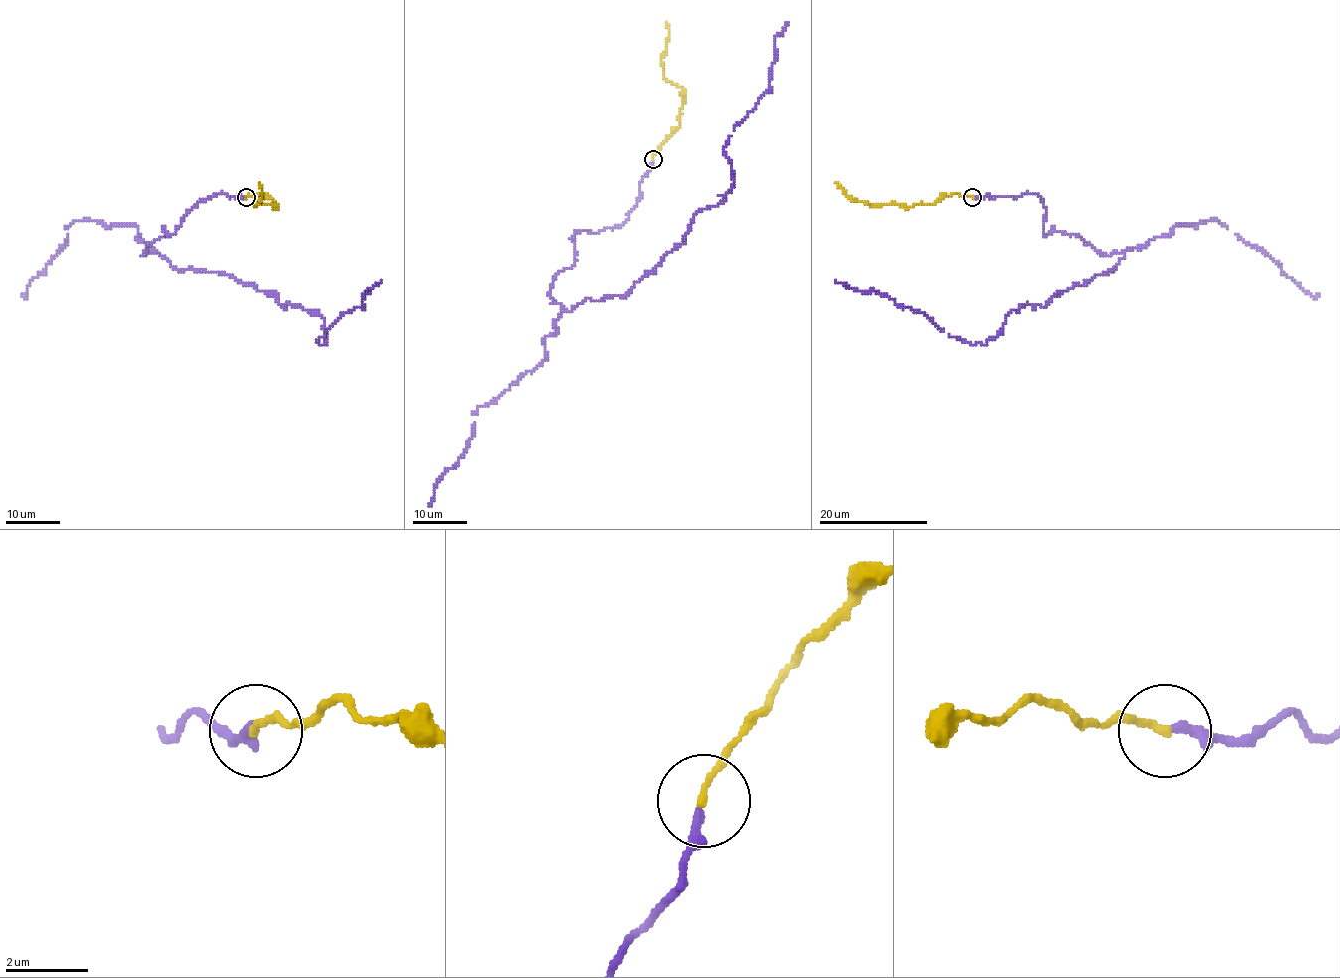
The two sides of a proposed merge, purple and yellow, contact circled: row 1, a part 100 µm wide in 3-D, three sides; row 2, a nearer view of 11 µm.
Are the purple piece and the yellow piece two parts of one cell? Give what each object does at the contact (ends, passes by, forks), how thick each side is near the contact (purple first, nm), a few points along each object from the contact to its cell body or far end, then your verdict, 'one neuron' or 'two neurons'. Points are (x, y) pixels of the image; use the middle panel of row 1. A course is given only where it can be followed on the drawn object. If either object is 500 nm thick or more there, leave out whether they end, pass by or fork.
purple ends; yellow ends; calibres 240 and 170 nm; course purple (652, 159), (624, 223), (574, 235), (549, 287), (567, 310), (625, 296), (732, 192), (724, 147), (787, 23); course yellow (653, 159), (664, 140), (679, 125), (684, 100), (683, 90), (665, 79), (661, 55), (668, 37), (665, 23); one neuron

